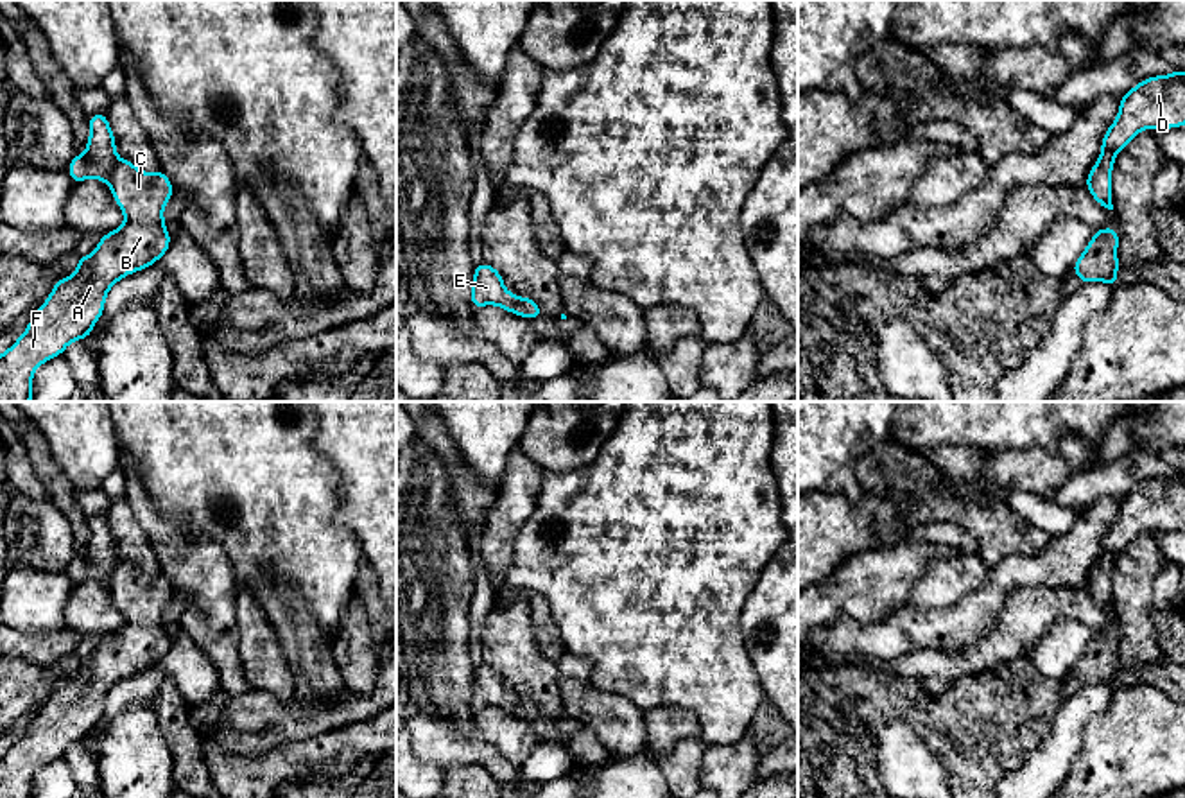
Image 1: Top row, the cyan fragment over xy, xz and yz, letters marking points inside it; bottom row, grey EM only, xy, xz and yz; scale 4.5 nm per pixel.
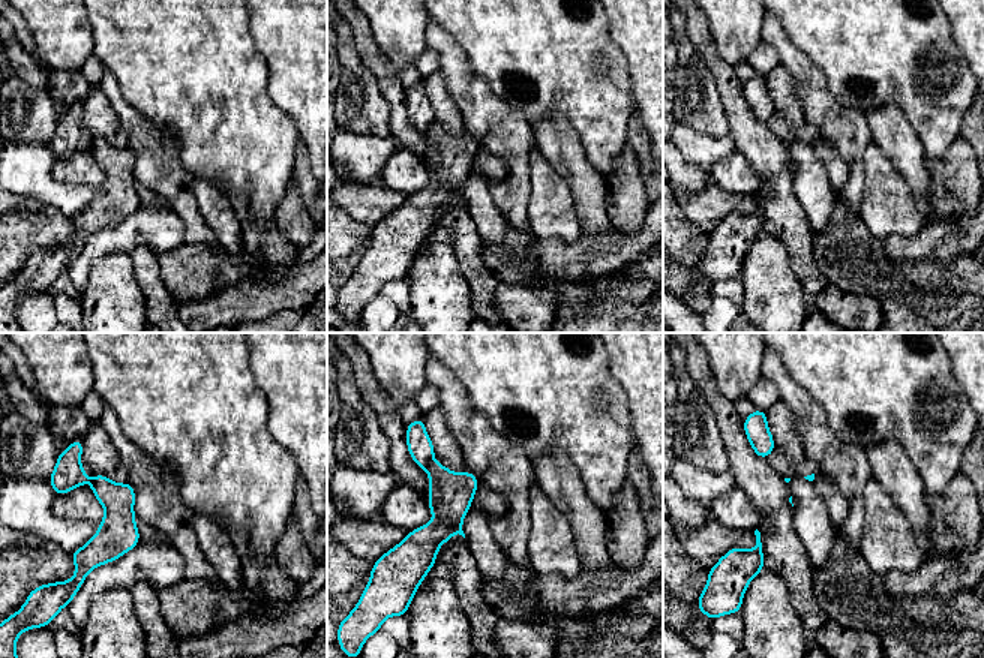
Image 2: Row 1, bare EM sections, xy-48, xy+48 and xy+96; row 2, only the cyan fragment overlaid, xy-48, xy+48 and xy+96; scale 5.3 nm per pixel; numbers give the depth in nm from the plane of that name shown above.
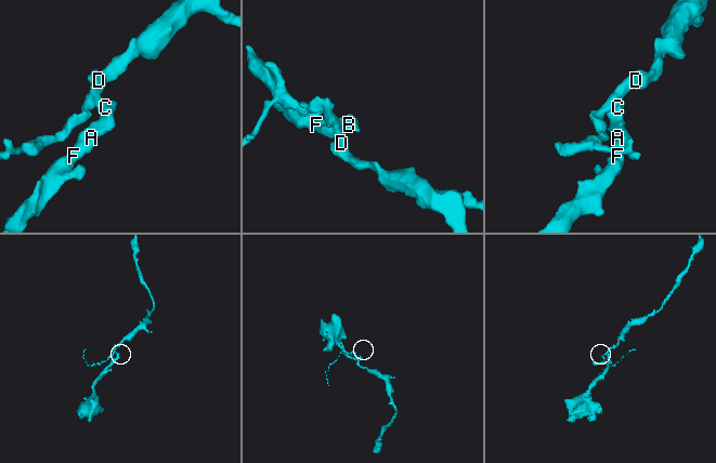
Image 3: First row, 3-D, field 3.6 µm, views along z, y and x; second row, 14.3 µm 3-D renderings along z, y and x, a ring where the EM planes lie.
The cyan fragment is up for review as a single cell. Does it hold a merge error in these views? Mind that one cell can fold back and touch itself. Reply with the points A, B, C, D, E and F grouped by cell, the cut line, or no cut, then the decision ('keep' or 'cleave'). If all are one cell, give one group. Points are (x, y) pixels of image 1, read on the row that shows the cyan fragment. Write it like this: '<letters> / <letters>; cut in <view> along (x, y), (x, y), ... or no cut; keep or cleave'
A B C F / D E; cut in xy along (119, 158), (106, 180); cleave

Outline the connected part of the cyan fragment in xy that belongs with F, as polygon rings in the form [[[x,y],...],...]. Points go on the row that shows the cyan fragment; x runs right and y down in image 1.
[[[118,158],[108,186],[125,221],[117,231],[104,233],[90,256],[77,256],[77,273],[56,282],[50,296],[32,314],[27,330],[0,355],[0,402],[30,402],[34,371],[63,355],[70,343],[90,339],[93,325],[102,317],[108,291],[124,276],[158,262],[170,247],[163,208],[174,195],[174,186],[163,170],[147,174]]]

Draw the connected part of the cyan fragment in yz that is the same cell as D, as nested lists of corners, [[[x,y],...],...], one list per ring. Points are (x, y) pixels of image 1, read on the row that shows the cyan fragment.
[[[1185,72],[1140,81],[1120,95],[1119,117],[1106,129],[1101,143],[1101,161],[1122,151],[1142,129],[1169,129],[1185,126]]]

